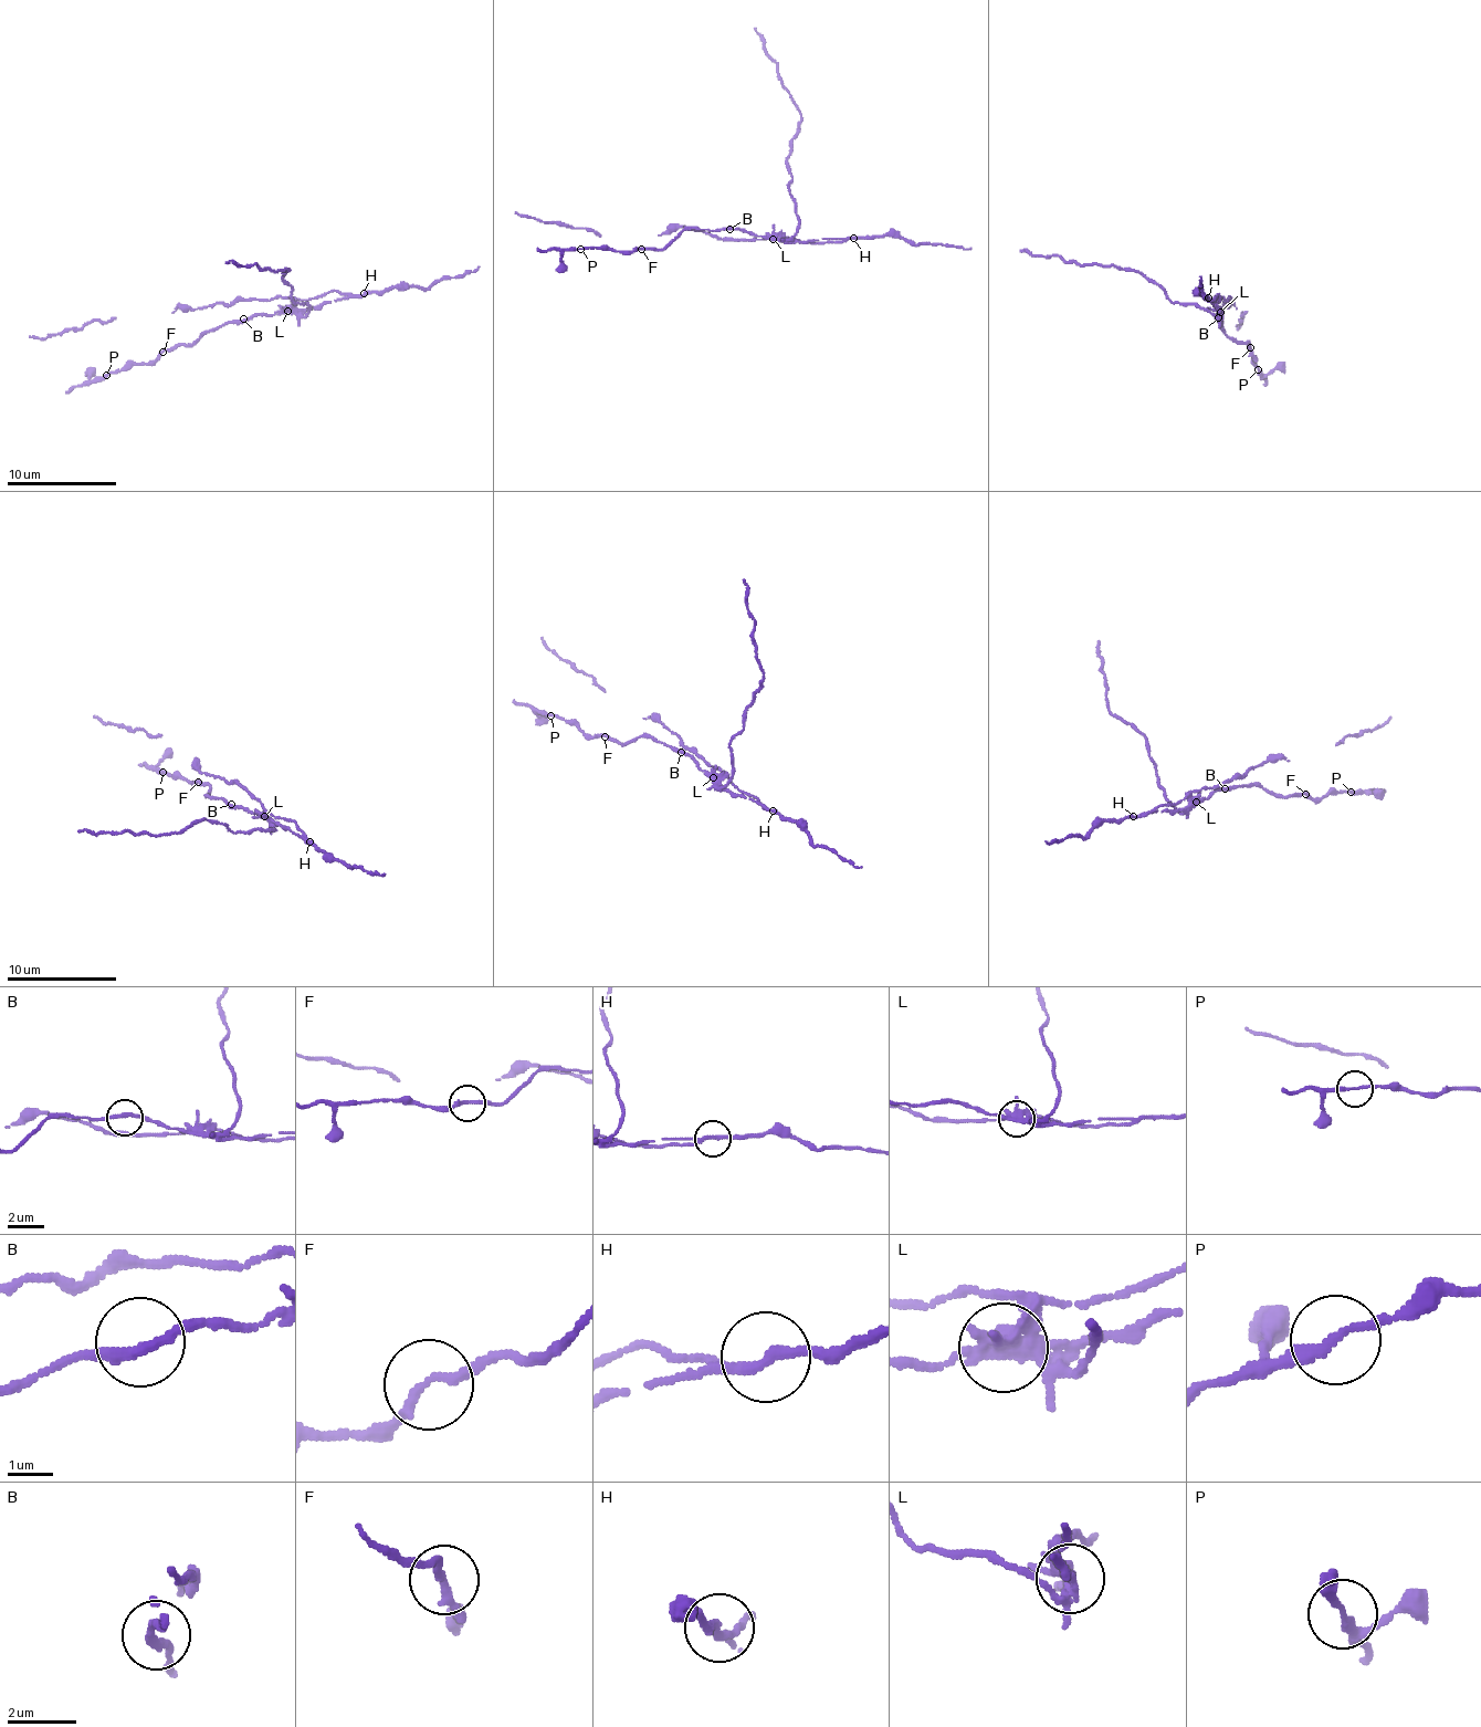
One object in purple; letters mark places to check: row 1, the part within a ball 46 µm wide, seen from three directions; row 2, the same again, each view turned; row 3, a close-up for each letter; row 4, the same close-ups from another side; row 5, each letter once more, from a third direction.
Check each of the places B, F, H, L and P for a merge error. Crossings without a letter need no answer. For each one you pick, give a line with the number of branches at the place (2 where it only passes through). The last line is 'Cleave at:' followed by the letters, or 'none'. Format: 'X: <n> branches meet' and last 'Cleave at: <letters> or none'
H: 2 branches meet
L: 4 branches meet
Cleave at: H, L

